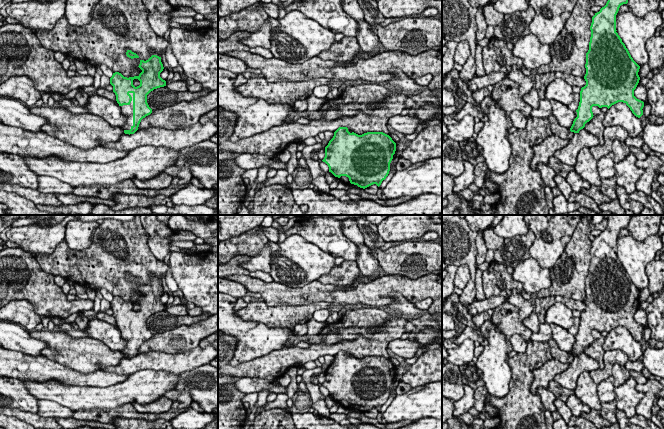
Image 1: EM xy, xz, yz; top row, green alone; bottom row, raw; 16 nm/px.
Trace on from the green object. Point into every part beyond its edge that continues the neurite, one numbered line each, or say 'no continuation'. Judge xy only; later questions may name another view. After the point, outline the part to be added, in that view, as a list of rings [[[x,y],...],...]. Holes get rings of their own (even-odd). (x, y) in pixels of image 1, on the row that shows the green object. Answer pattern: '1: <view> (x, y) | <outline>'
1: xy (127, 110) | [[[129,93],[132,97],[132,101],[129,105],[123,105],[121,107],[121,111],[123,115],[126,116],[126,121],[122,126],[123,130],[130,130],[133,126],[133,93]]]

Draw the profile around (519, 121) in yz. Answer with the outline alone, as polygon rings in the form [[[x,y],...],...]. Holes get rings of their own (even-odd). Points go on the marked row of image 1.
[[[514,110],[510,114],[510,119],[512,121],[512,126],[517,129],[524,129],[528,122],[526,116],[524,116],[520,111]]]

